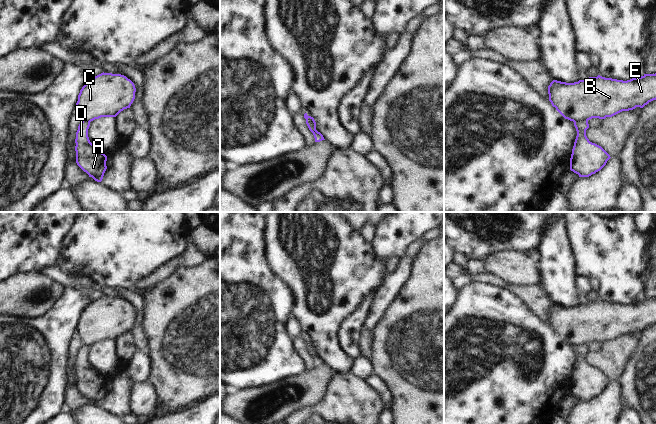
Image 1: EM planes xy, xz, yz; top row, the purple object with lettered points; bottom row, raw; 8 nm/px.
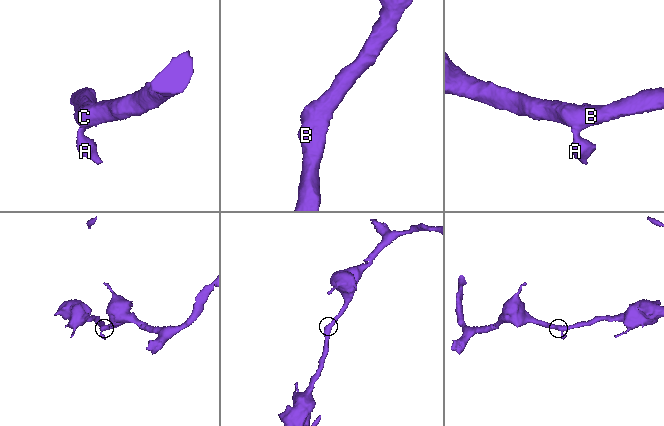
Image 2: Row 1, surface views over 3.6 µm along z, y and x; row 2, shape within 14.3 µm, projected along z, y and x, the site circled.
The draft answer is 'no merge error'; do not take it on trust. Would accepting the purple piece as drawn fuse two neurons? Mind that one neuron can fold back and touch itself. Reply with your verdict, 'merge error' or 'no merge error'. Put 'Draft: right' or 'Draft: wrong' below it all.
merge error
Draft: wrong

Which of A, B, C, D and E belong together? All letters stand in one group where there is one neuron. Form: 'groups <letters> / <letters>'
groups A D / B C E

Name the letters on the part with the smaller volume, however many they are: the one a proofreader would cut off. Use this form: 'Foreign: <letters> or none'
Foreign: A, D

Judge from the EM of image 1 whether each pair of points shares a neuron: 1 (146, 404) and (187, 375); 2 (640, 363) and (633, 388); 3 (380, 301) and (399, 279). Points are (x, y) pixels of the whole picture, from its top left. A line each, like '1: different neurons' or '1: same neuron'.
1: different neurons
2: same neuron
3: same neuron

